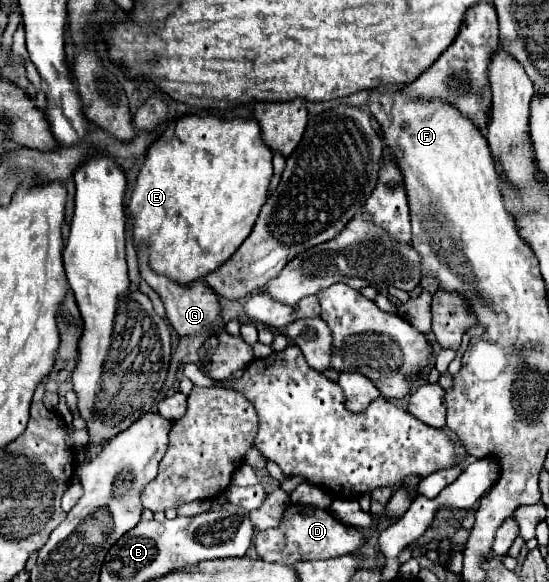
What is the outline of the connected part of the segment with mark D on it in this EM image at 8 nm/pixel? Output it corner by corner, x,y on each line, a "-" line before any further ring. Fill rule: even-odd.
289,504
277,528
259,531
255,536
255,548
259,557
266,562
279,562
279,564
297,564
305,560
323,560
323,558
353,554
363,546
363,542
365,540
355,526
339,522
329,510
309,508
301,504

